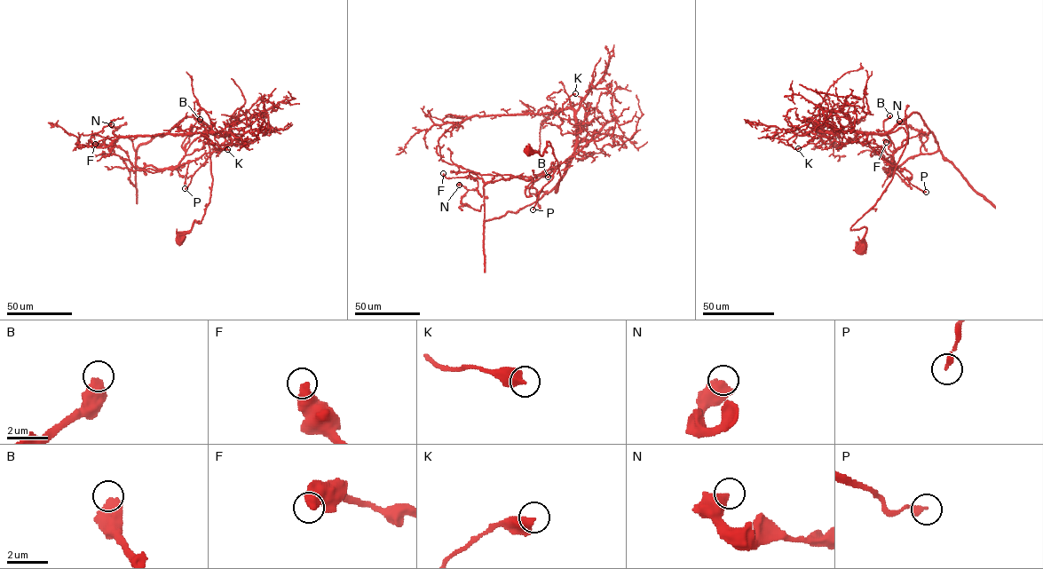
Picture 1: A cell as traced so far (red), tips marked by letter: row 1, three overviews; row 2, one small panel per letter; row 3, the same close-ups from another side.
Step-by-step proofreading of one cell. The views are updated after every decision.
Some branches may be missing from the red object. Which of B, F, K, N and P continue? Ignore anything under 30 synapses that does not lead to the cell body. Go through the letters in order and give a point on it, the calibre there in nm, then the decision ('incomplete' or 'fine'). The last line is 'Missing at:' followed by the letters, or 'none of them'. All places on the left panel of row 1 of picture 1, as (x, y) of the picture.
B: (200, 119) | 650 nm | fine
F: (95, 144) | 500 nm | fine
K: (227, 149) | 460 nm | fine
N: (111, 124) | 650 nm | fine
P: (185, 188) | 240 nm | fine
Missing at: none of them

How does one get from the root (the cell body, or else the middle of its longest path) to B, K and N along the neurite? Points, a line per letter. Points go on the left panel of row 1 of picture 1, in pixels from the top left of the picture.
B: (181, 239), (210, 198), (207, 131), (214, 133), (197, 121), (181, 146), (185, 152), (203, 133), (200, 119)
K: (181, 239), (201, 222), (209, 202), (208, 130), (228, 133), (206, 135), (211, 144), (227, 149)
N: (181, 239), (201, 222), (209, 202), (207, 131), (214, 133), (185, 117), (141, 144), (136, 154), (111, 124)

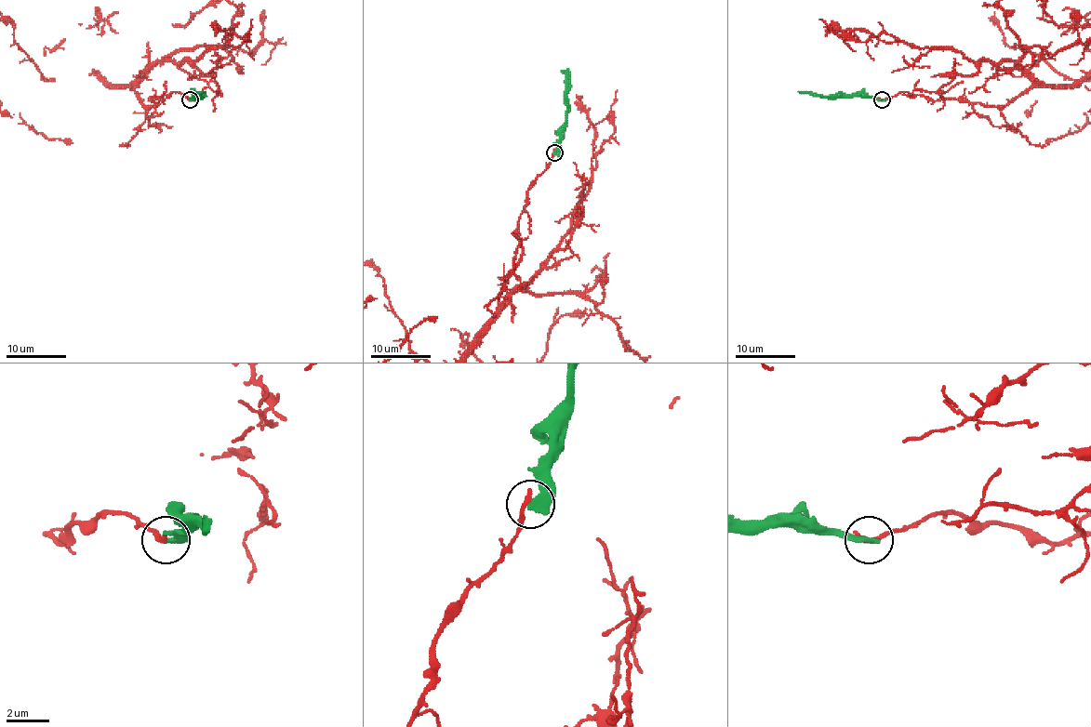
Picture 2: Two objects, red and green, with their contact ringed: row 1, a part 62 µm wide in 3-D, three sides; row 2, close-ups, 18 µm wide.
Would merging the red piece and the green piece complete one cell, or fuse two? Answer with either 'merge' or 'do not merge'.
do not merge

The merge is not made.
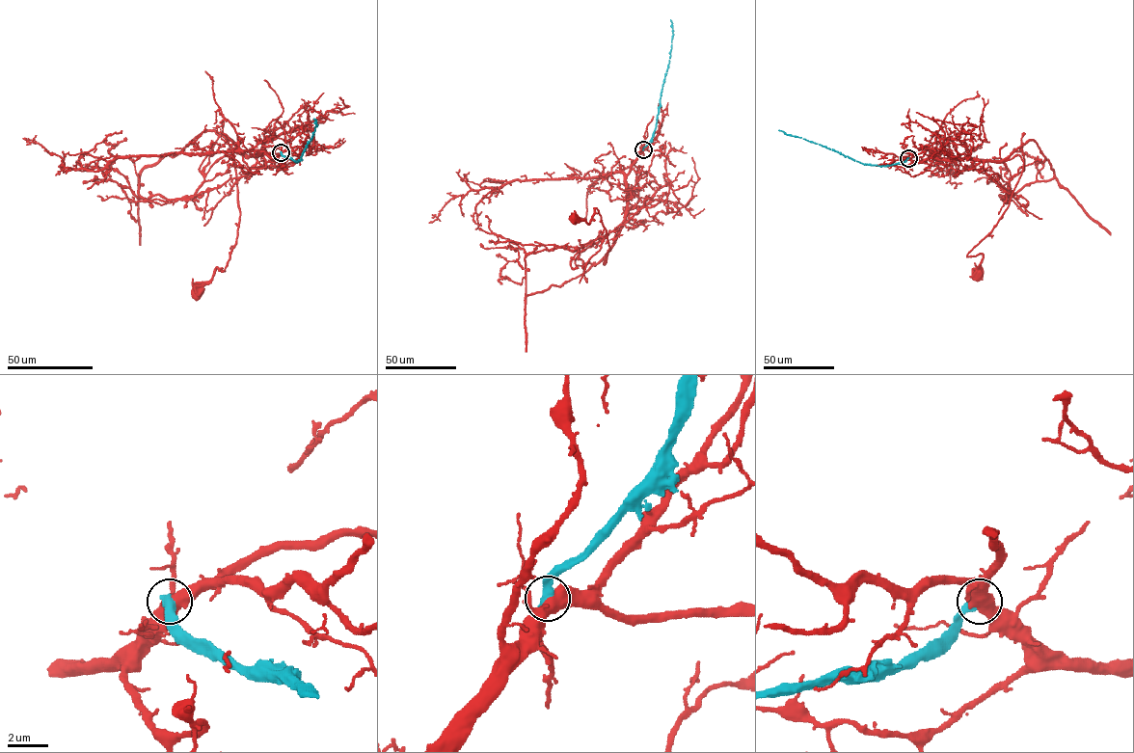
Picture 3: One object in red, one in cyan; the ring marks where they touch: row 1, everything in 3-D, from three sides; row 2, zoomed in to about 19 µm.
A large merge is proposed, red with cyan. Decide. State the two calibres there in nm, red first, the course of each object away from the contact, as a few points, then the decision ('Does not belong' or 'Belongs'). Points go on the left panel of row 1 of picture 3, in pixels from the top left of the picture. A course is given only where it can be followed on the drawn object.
Thickness 550 nm (red) against 550 nm. Course of red: (281, 151), (271, 157), (233, 148), (236, 243), (228, 265), (216, 268), (198, 292). Course of cyan: (281, 151), (295, 162), (300, 159), (317, 125), (313, 119). Does not belong

